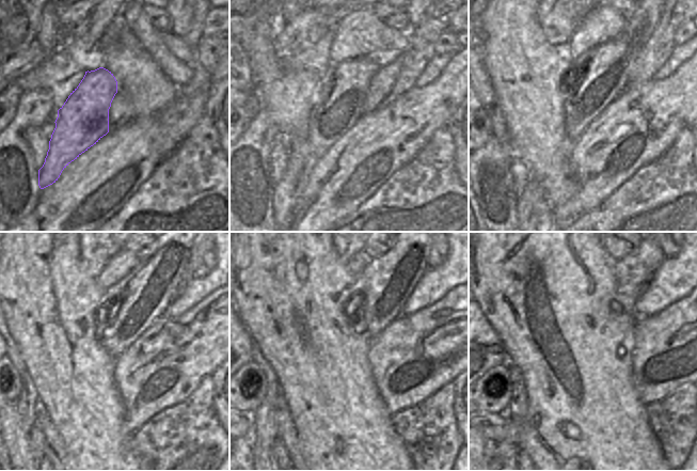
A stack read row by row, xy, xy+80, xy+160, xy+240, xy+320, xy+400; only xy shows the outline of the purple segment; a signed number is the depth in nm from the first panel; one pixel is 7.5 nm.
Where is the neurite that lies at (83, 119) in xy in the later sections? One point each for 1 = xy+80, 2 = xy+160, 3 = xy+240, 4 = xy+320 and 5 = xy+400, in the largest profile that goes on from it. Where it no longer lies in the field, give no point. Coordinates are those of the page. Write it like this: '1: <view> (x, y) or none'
1: xy+80 (329, 121)
2: xy+160 (604, 71)
3: xy+240 (144, 294)
4: xy+320 (386, 282)
5: xy+400 (634, 272)

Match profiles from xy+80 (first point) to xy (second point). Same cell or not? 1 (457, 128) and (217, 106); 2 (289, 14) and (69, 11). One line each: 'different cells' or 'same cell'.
1: same cell
2: different cells

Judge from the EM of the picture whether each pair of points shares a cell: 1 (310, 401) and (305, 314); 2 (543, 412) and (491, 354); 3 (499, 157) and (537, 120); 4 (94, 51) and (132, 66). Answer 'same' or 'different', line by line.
1: same
2: different
3: different
4: different

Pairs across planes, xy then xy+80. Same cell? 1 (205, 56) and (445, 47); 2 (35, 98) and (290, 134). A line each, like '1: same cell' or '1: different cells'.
1: same cell
2: different cells

